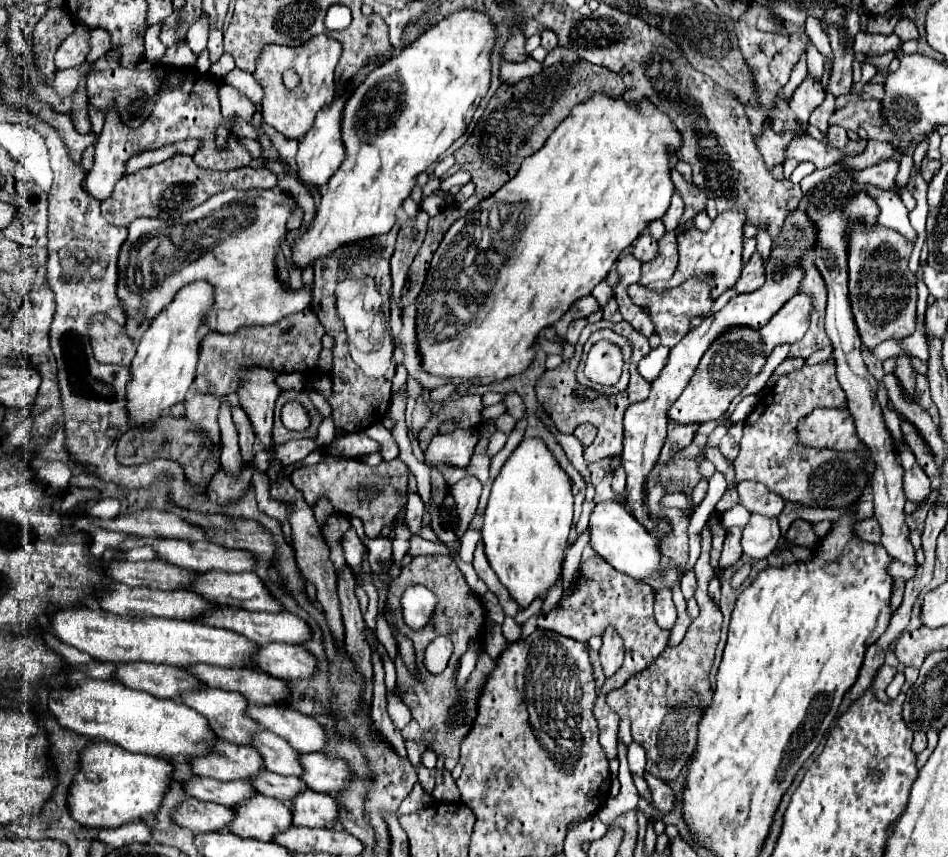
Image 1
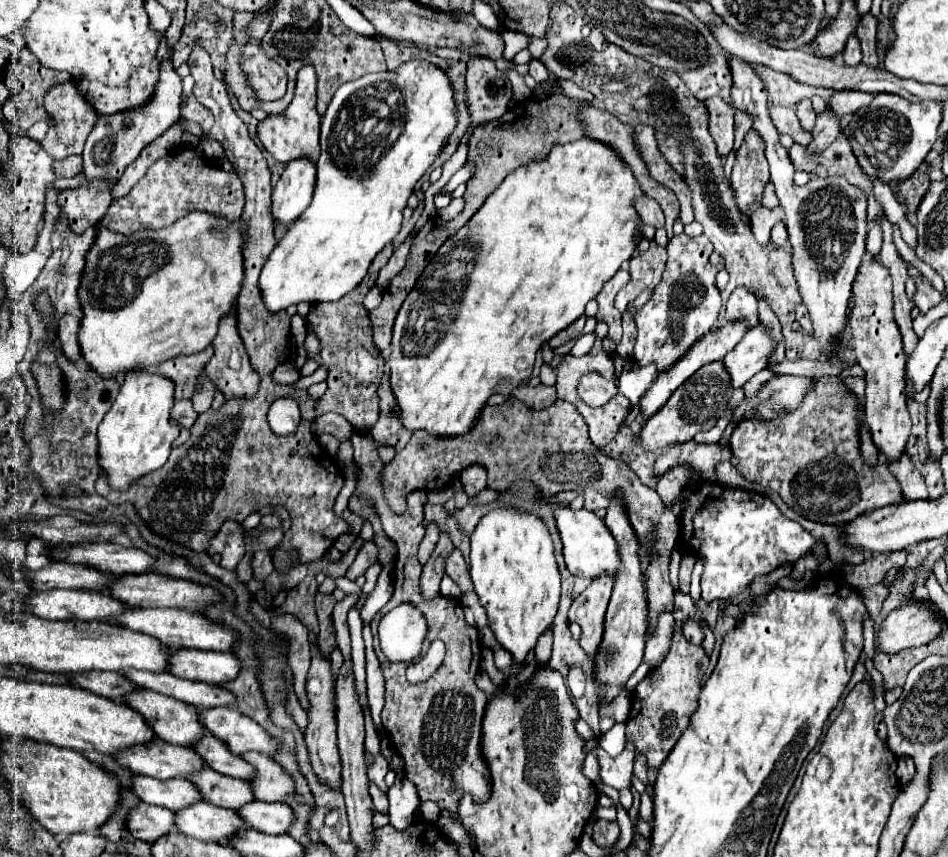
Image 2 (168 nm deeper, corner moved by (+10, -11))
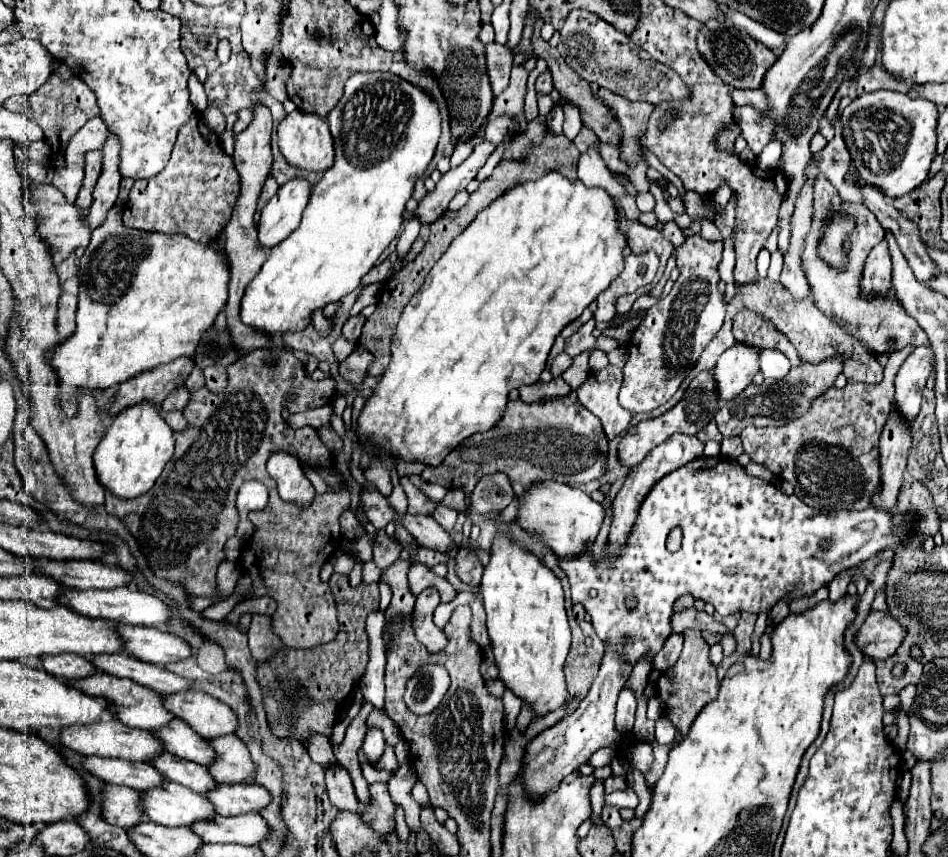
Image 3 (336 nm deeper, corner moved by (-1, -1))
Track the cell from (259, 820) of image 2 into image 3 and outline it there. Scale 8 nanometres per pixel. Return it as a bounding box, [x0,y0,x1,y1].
[206,783,270,815]

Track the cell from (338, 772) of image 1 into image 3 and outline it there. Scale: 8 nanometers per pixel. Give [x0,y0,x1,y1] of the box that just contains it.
[208,735,256,783]

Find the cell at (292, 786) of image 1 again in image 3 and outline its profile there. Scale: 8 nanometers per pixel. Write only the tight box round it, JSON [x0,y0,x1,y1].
[152,753,216,793]

